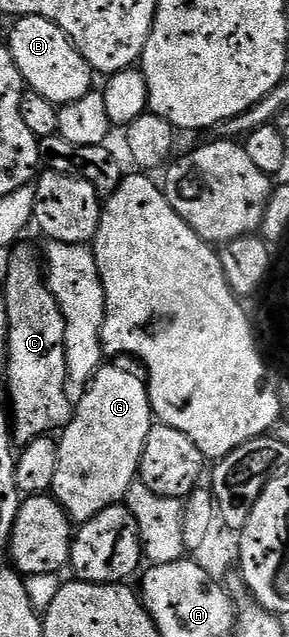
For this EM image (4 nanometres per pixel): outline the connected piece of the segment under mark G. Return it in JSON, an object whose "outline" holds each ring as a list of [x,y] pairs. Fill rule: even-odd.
{"outline":[[[99,367],[94,378],[85,384],[83,391],[86,392],[76,399],[69,423],[61,428],[58,439],[58,468],[52,494],[75,524],[84,524],[104,509],[121,504],[130,486],[138,479],[138,466],[142,460],[144,445],[156,422],[154,410],[150,408],[147,380],[139,375],[126,367]]]}

